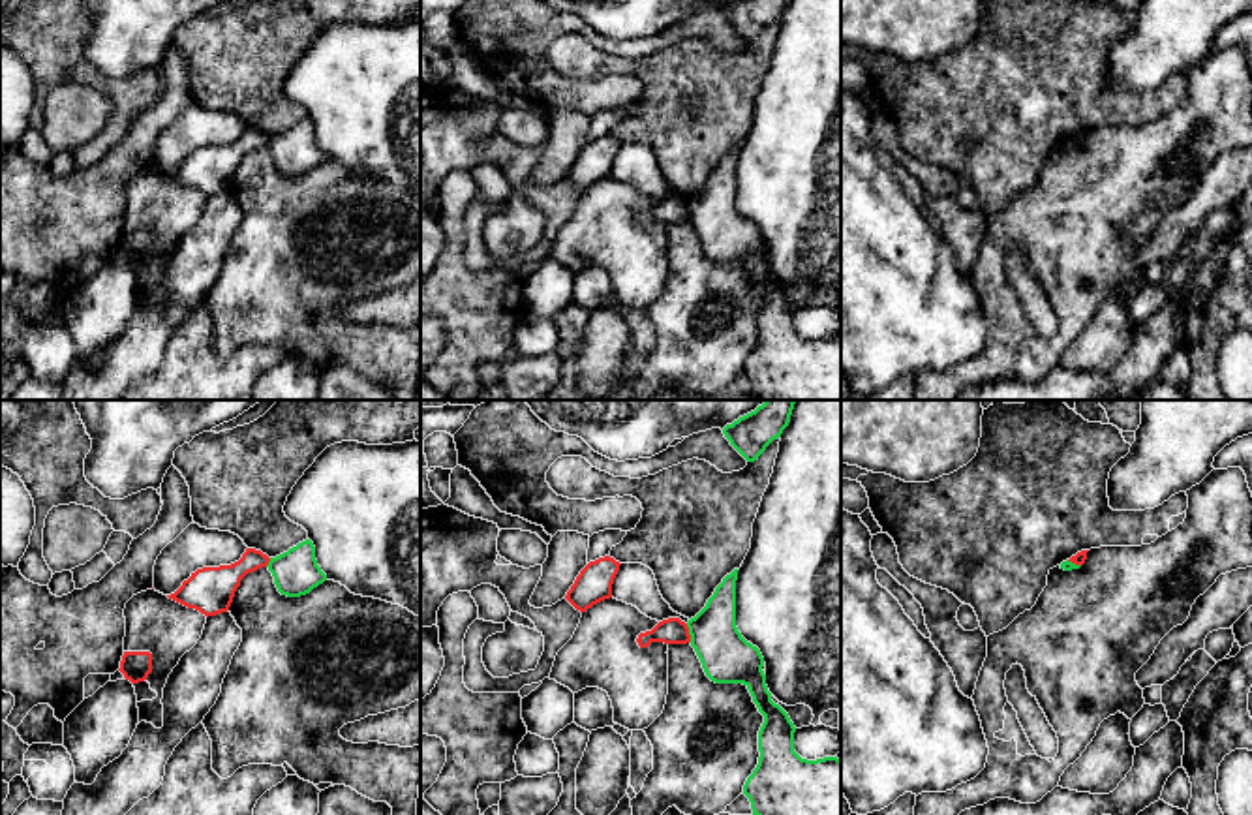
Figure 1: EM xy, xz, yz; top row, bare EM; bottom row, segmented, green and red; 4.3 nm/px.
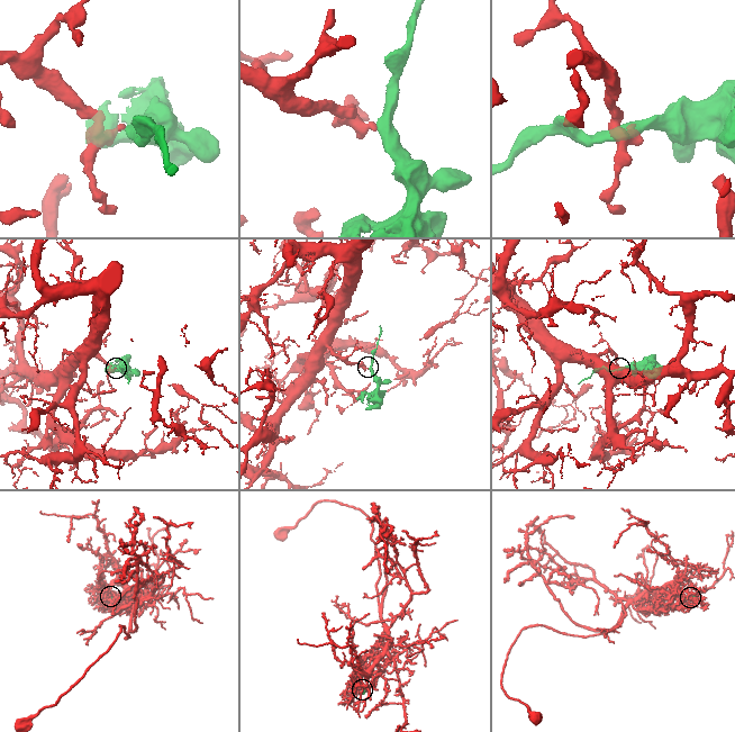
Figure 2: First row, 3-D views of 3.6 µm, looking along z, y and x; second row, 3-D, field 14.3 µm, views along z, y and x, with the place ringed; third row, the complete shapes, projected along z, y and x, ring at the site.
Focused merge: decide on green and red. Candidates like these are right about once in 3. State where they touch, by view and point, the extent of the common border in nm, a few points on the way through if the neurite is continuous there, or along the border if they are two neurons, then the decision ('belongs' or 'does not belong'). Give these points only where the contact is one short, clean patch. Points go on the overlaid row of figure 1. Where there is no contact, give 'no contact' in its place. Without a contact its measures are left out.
meets green in xz at (689, 633); contact 80 nm long; border along xz (686, 624), (691, 641); does not belong

